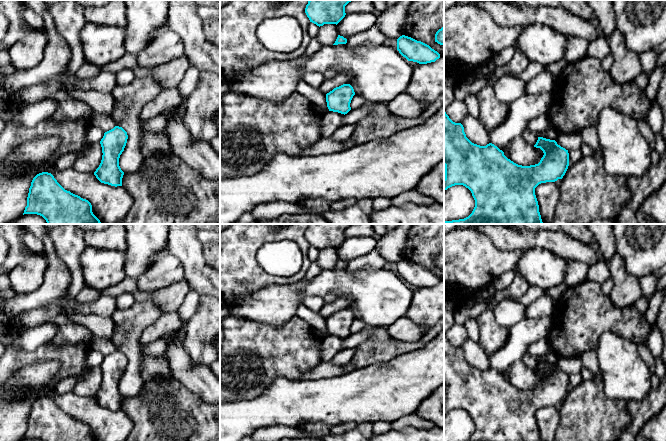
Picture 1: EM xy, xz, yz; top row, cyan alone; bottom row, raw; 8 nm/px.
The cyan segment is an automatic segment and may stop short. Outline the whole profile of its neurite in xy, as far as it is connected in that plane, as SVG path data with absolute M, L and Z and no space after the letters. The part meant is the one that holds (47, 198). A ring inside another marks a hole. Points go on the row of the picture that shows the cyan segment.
M48 172L39 173L33 178L24 214L40 215L47 224L102 224L93 214L92 205L88 200L65 190Z

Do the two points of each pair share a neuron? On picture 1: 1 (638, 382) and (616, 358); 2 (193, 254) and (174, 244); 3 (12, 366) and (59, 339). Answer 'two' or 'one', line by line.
1: one
2: one
3: two

